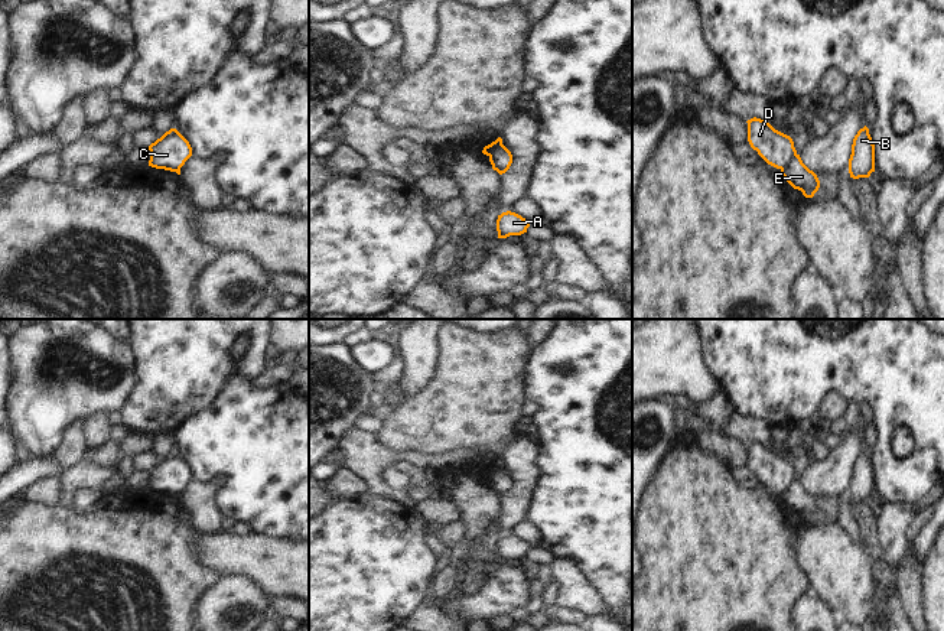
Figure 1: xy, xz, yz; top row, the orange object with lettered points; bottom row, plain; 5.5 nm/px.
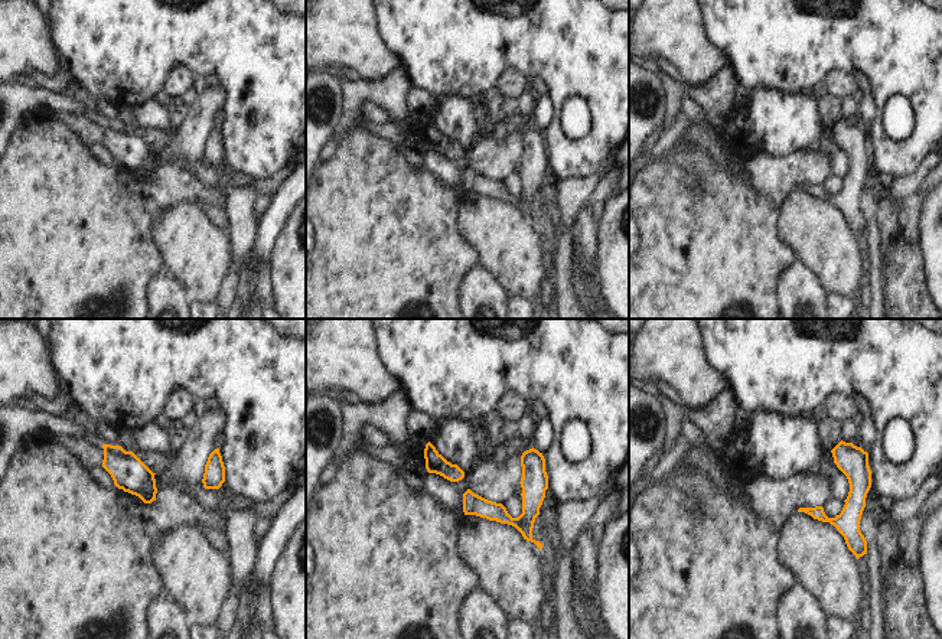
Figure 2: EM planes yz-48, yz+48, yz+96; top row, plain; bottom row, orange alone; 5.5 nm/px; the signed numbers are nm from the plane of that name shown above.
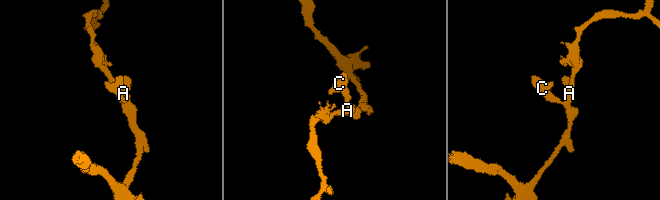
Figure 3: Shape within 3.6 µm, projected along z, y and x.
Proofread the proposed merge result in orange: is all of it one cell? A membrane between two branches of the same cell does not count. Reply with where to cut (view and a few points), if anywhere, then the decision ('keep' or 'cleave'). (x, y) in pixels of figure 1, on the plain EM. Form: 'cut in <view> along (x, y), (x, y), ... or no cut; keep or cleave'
cut in yz along (796, 477), (781, 493); cleave

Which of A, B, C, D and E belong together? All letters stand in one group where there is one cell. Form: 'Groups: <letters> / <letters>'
Groups: A B E / C D.

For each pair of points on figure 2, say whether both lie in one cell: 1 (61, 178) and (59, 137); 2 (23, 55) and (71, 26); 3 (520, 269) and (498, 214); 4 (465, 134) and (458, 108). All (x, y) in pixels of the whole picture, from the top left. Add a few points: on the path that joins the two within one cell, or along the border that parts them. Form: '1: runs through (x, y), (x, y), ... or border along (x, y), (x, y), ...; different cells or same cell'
1: runs through (59, 168), (59, 147); same cell
2: border along (49, 19), (52, 36), (64, 56); different cells
3: runs through (512, 256), (498, 227); same cell
4: runs through (465, 129), (465, 121), (458, 114); same cell

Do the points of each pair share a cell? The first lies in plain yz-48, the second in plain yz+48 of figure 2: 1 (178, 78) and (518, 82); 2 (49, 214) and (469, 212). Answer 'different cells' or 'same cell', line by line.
1: same cell
2: different cells

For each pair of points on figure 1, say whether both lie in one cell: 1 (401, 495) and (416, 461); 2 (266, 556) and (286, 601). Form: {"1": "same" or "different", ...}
{"1": "same", "2": "different"}

